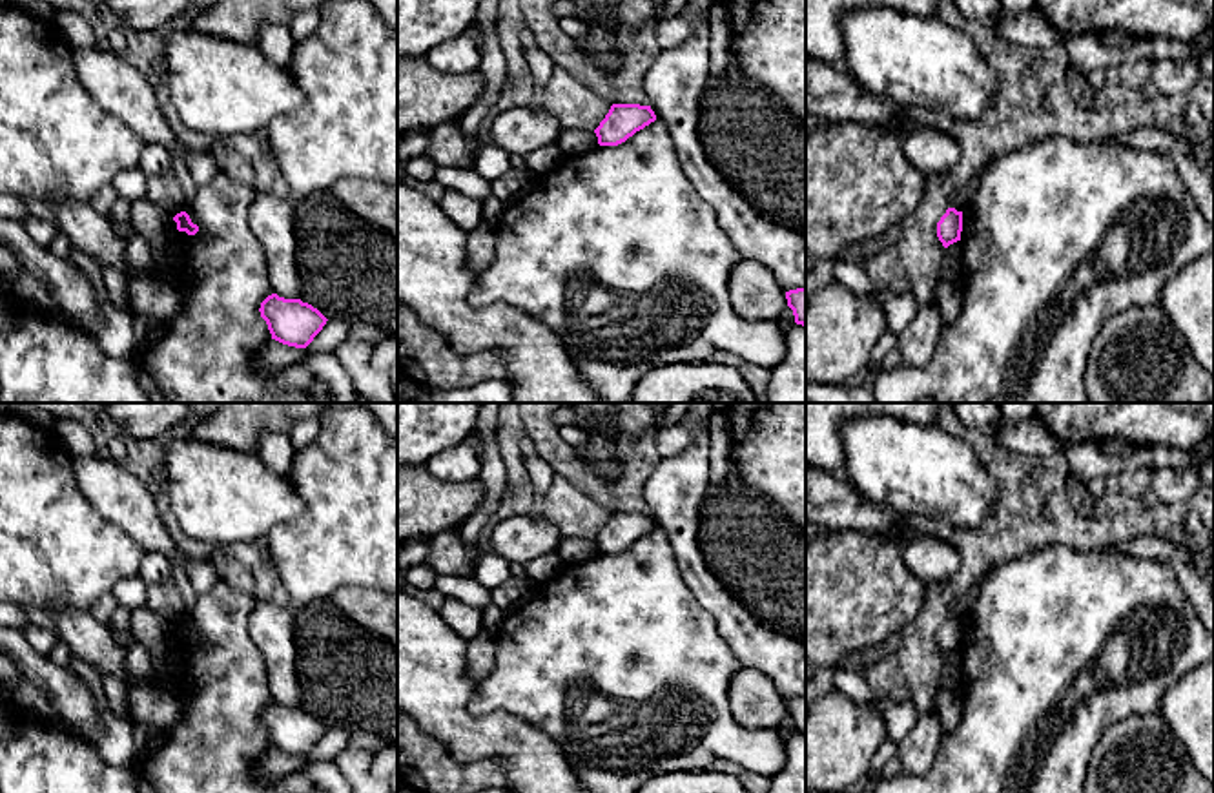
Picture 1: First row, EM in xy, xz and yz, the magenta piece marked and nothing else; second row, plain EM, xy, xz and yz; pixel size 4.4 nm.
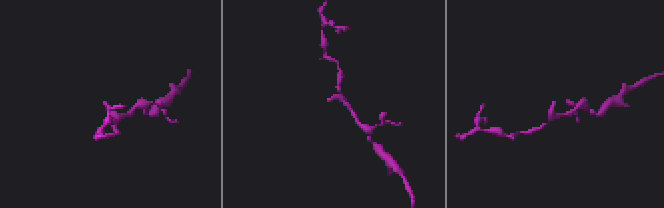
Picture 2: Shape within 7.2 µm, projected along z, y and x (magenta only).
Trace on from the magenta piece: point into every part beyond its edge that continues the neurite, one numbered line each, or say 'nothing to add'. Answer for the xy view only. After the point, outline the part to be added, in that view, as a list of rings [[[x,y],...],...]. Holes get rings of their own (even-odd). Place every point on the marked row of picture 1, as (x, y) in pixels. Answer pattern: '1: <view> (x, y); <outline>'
nothing to add

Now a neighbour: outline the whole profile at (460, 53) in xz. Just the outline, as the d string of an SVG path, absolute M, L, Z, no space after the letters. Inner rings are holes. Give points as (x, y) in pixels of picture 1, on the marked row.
M468 29L428 49L423 58L441 73L474 71L481 60L478 46L468 36Z

